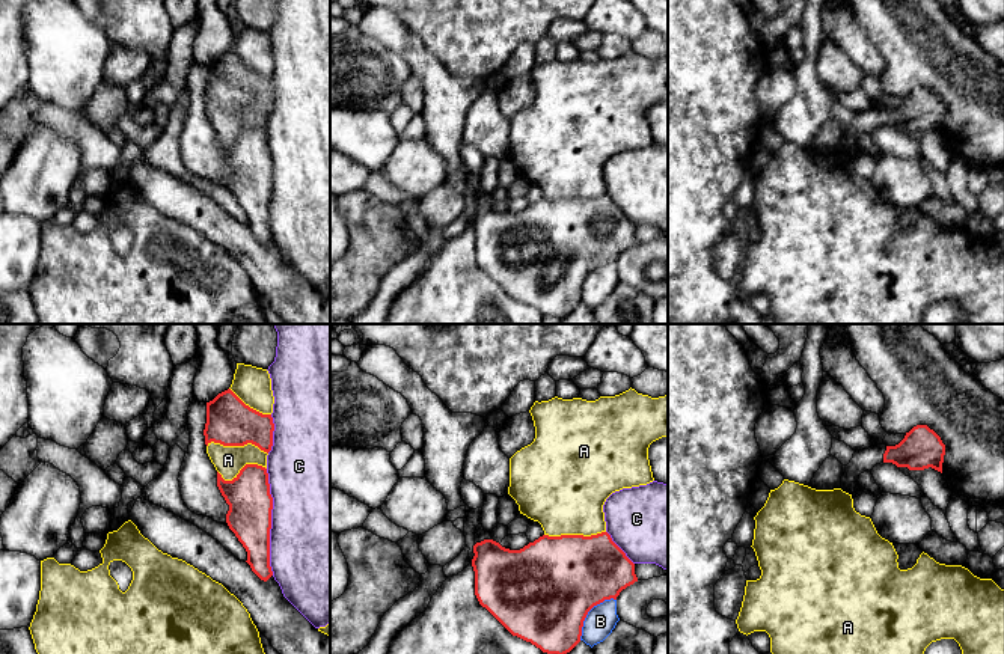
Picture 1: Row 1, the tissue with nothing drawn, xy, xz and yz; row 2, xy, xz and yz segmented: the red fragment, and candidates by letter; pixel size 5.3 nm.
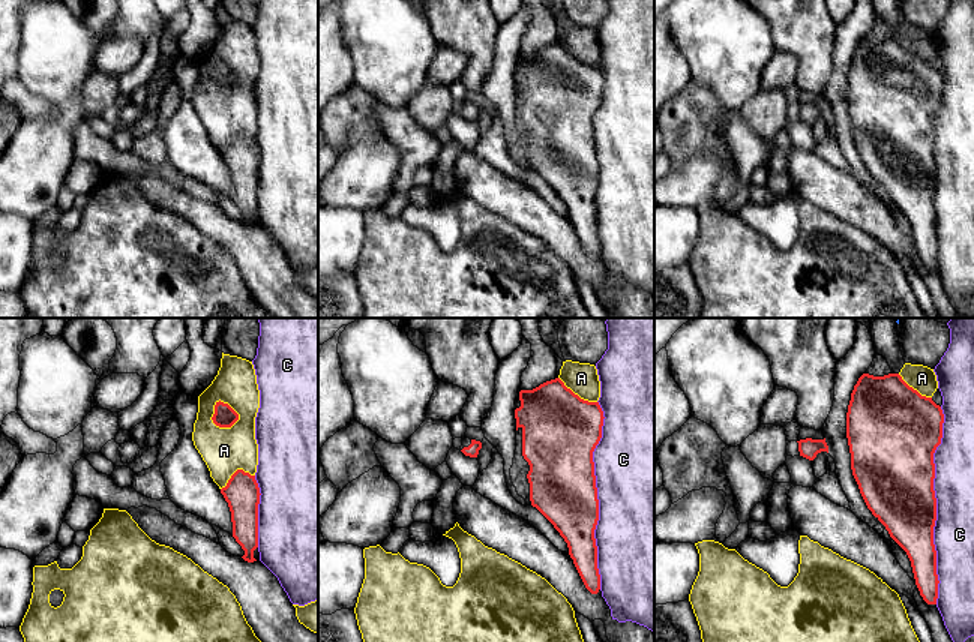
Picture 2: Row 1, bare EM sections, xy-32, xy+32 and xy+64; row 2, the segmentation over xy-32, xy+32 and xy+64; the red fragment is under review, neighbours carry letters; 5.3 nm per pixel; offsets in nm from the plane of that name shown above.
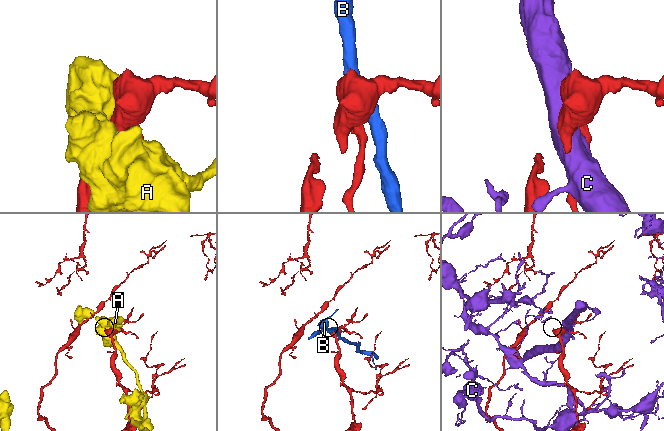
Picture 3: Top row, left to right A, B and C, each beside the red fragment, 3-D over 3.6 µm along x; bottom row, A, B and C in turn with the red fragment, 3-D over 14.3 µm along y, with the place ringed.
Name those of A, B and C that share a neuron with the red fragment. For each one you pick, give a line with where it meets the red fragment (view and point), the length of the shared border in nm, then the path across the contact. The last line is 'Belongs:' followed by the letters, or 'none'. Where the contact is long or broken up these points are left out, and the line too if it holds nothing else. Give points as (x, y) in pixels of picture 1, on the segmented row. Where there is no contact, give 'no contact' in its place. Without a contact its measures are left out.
Belongs: none

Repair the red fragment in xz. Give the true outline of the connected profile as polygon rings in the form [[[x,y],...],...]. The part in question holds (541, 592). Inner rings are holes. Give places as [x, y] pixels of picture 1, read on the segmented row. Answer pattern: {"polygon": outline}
{"polygon": [[[479,523],[475,529],[472,567],[475,595],[513,636],[531,642],[547,654],[567,654],[582,636],[588,612],[638,582],[635,564],[608,532],[583,535],[543,535],[520,550],[491,539]]]}

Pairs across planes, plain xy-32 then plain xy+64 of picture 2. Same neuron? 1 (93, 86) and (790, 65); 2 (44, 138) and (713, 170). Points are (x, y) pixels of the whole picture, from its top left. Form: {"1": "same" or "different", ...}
{"1": "different", "2": "same"}

